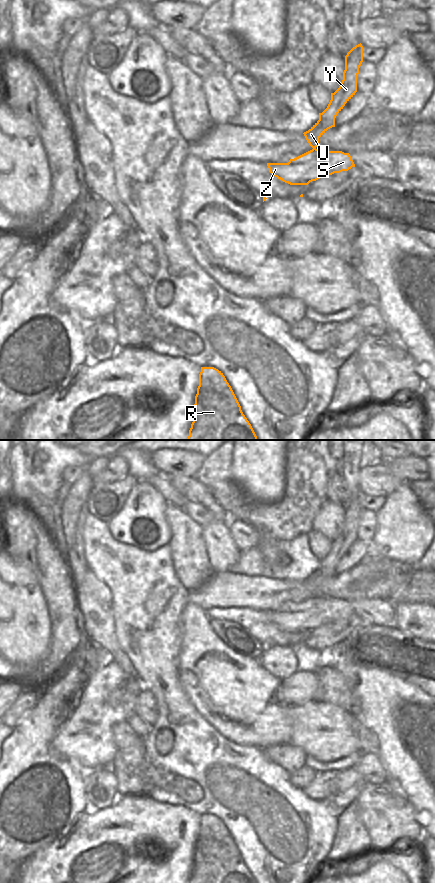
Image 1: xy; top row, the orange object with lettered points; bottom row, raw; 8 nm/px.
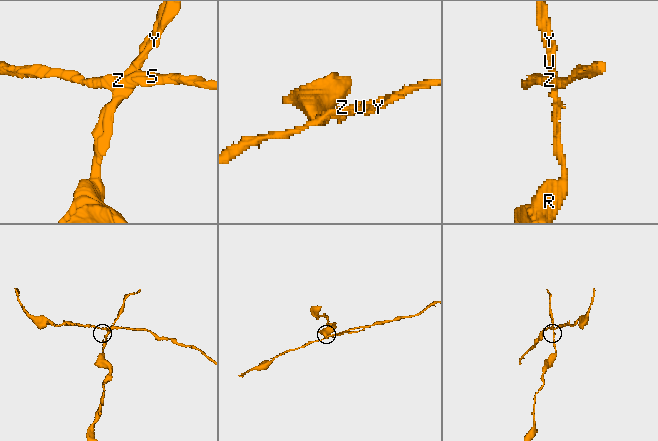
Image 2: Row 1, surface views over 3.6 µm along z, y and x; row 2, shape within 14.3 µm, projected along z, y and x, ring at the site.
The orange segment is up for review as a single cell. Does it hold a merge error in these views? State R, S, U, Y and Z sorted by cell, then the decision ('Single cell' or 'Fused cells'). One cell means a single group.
Groups: R U Y / S Z. Fused cells

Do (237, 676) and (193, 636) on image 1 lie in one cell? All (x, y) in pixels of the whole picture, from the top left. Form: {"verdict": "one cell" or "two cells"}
{"verdict": "one cell"}

